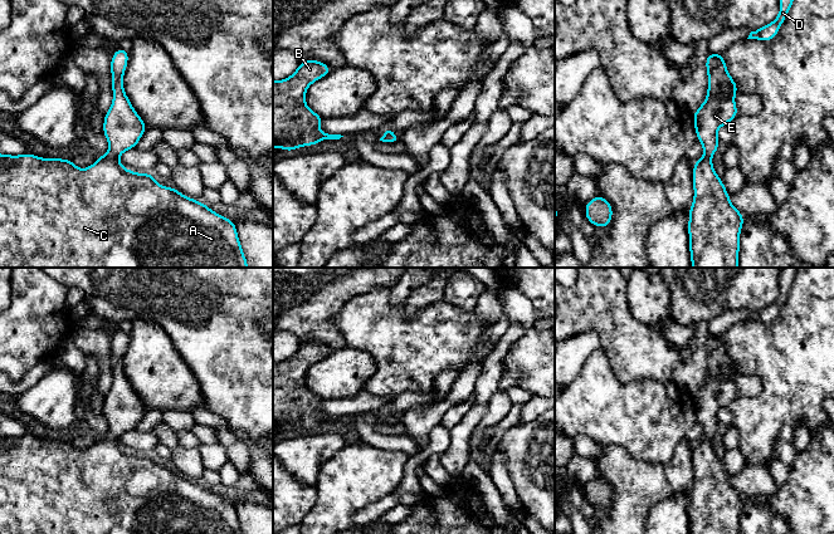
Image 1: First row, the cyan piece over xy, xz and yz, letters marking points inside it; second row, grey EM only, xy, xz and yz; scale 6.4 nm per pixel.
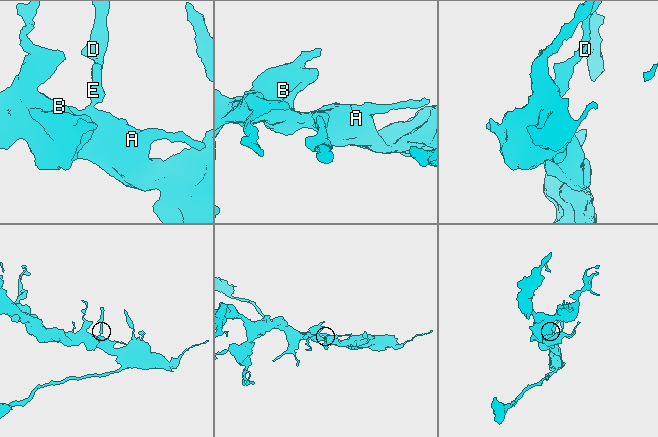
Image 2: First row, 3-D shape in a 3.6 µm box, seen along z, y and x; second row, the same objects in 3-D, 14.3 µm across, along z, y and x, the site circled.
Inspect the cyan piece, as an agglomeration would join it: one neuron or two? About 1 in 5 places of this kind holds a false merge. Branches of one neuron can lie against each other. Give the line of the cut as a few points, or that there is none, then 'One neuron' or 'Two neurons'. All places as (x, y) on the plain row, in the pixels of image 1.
No split. One neuron

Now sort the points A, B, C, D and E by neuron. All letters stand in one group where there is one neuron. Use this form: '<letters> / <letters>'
A B C D E

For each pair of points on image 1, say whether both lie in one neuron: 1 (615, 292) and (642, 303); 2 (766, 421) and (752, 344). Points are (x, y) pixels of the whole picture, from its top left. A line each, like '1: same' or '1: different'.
1: different
2: same

